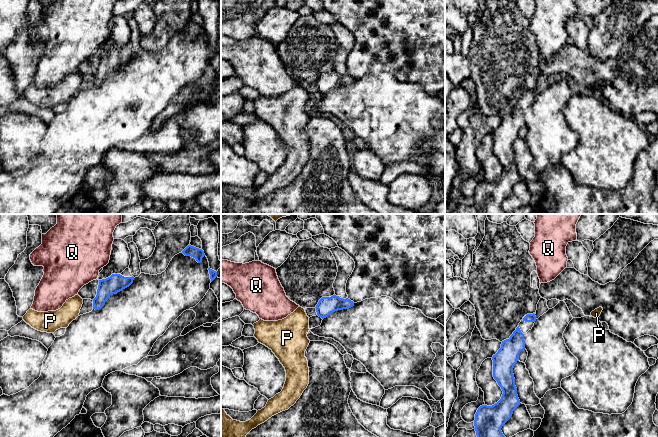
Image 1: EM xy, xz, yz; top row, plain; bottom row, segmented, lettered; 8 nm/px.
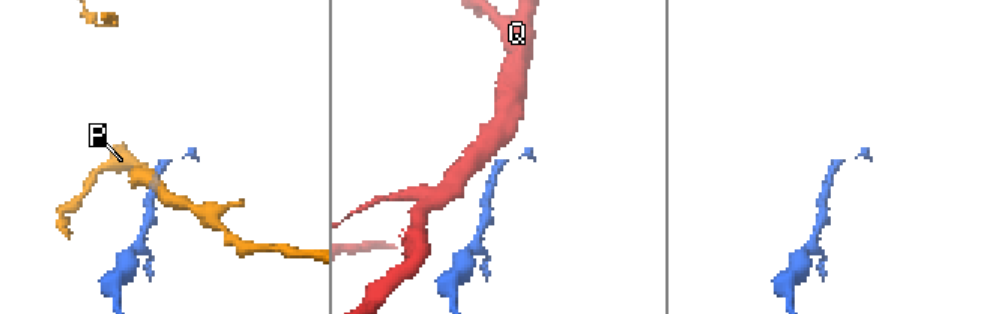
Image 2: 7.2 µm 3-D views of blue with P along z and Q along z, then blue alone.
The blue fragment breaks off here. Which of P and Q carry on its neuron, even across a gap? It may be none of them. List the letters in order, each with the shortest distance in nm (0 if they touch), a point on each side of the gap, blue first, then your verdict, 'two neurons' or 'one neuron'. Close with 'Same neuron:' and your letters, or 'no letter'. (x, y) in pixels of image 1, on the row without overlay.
P: 80 nm | xz (317, 90), (308, 93) | two neurons
Q: 20 nm | xy (99, 56), (97, 54) | two neurons
Same neuron: no letter

